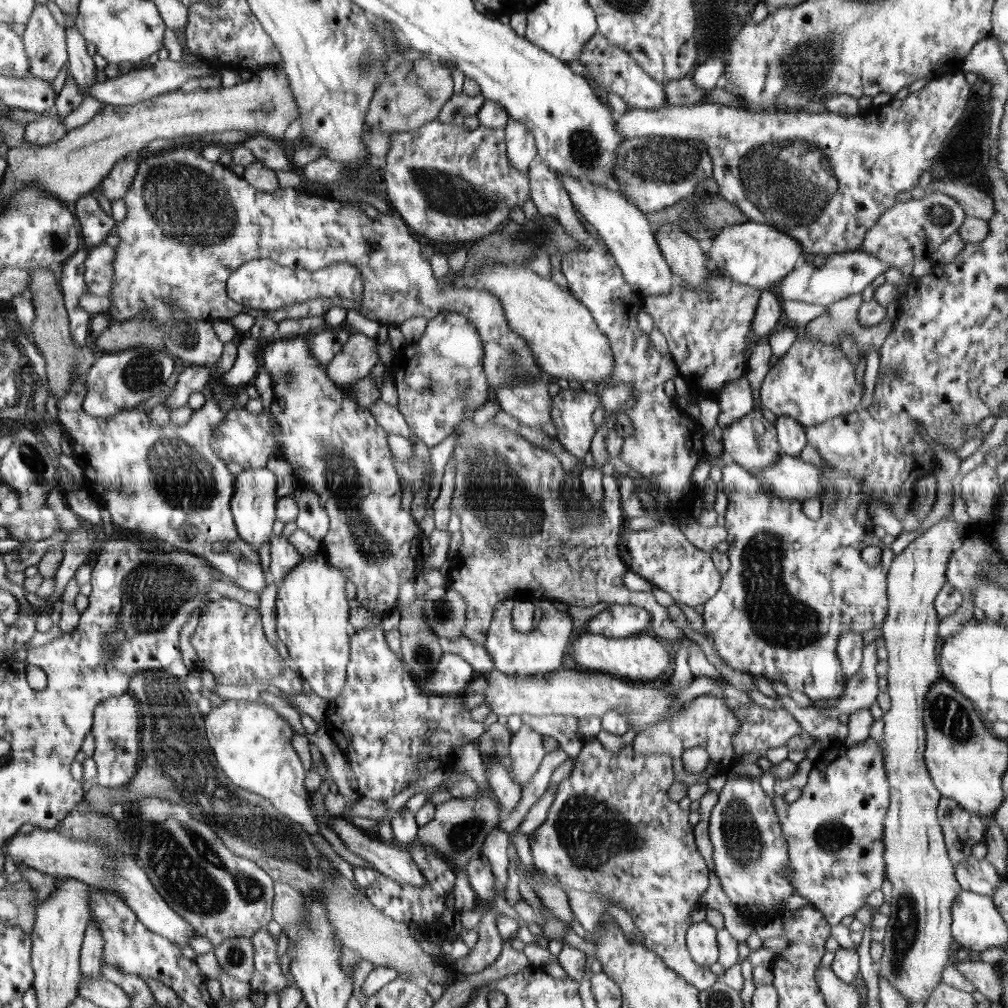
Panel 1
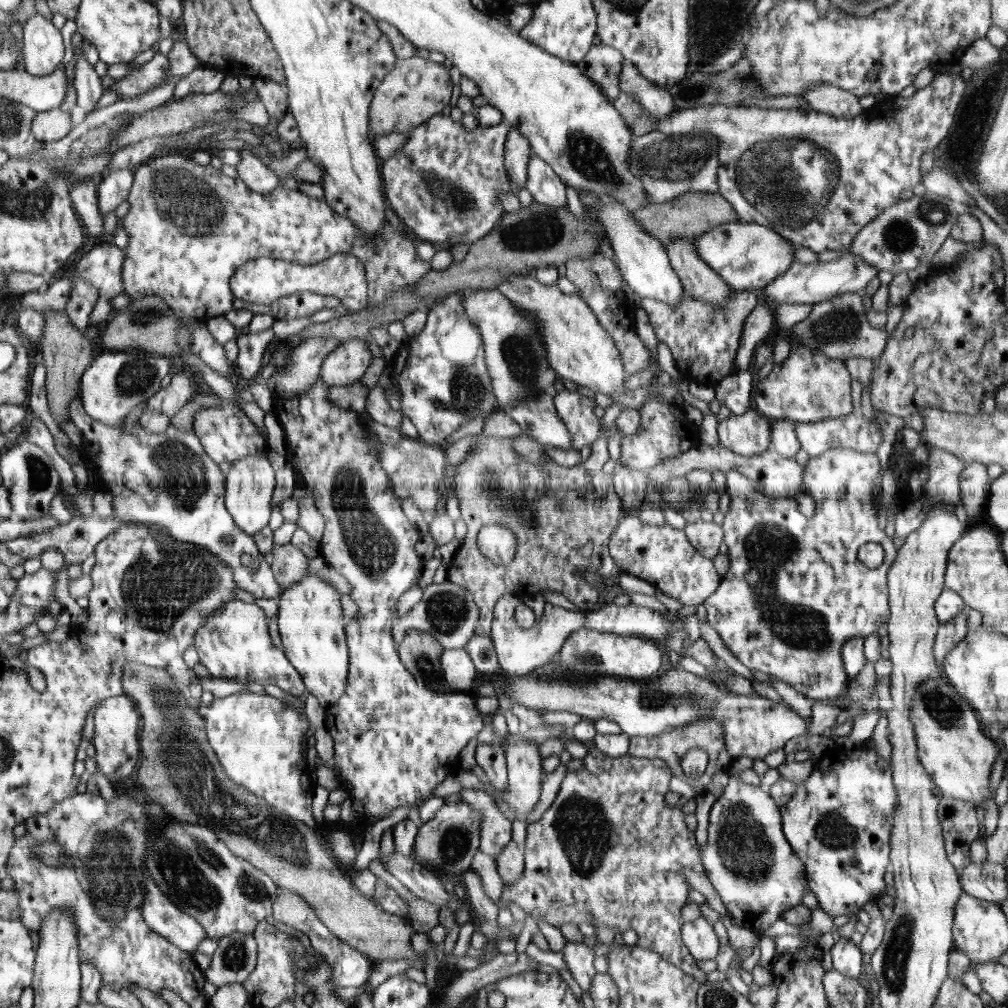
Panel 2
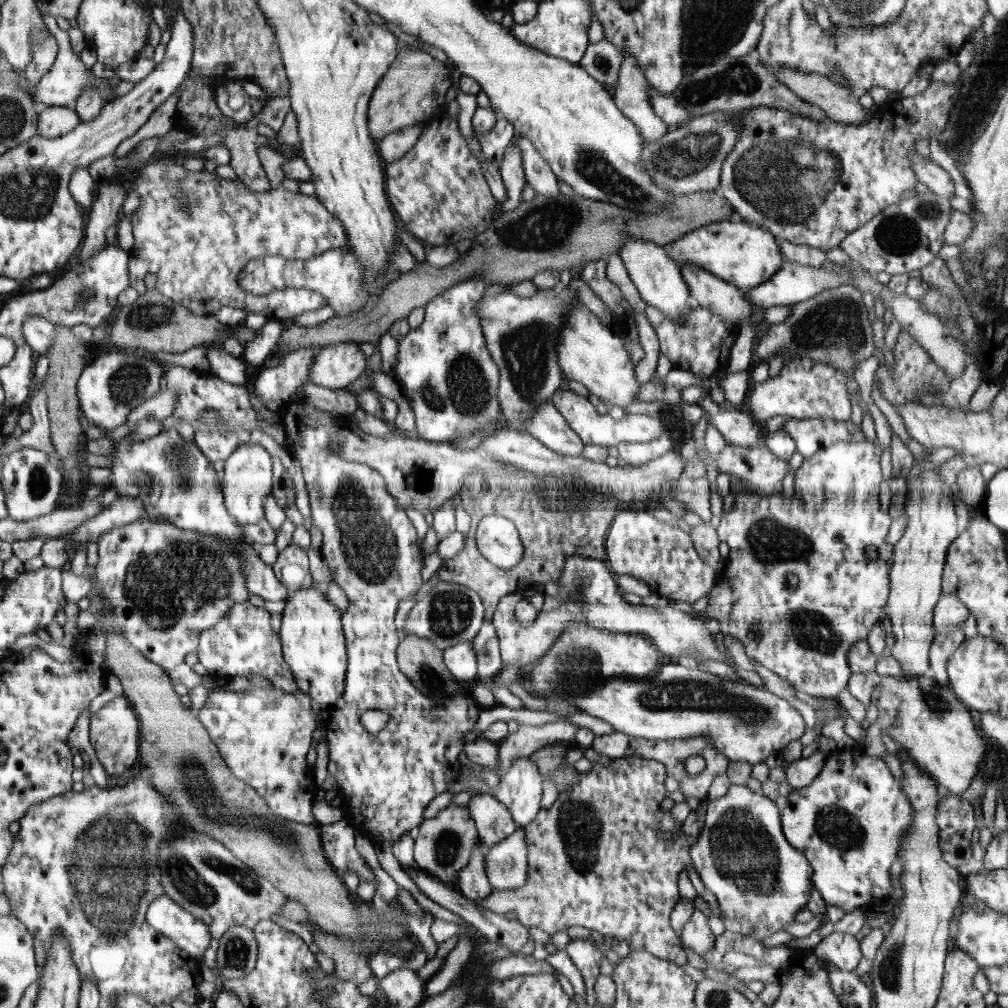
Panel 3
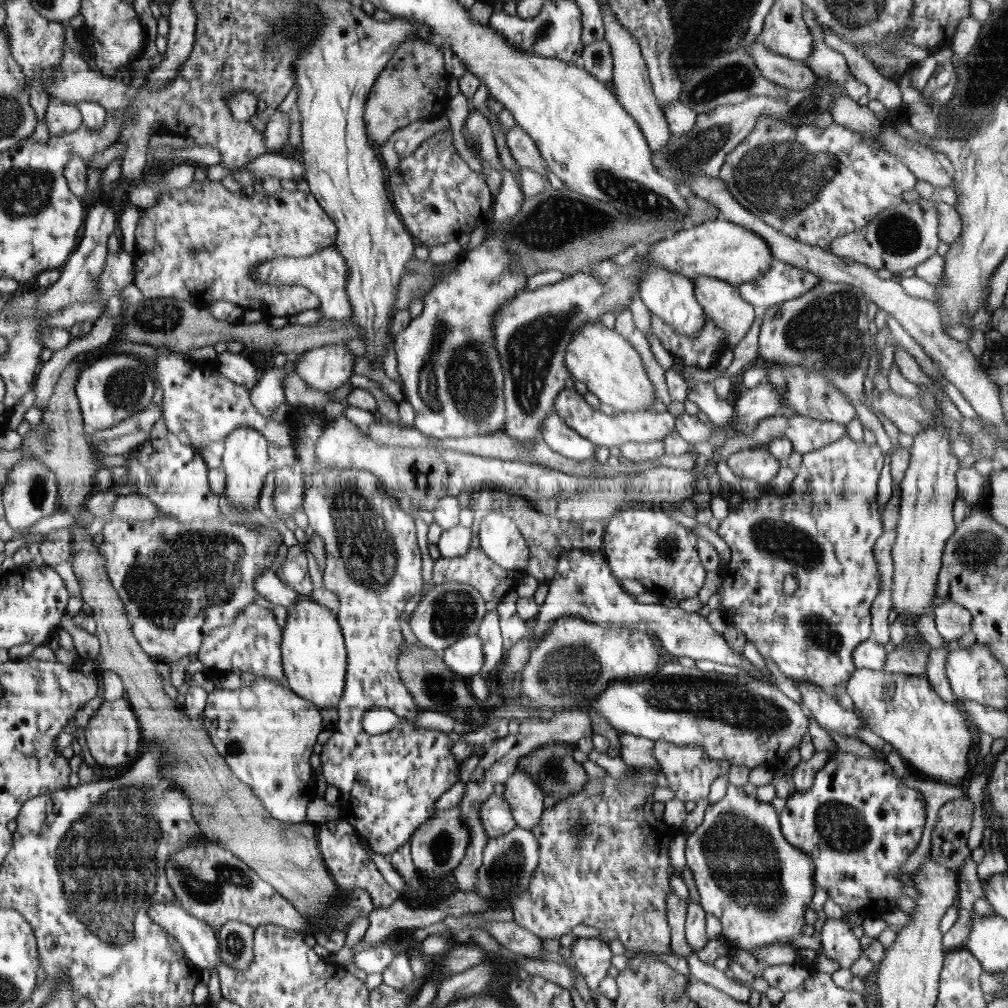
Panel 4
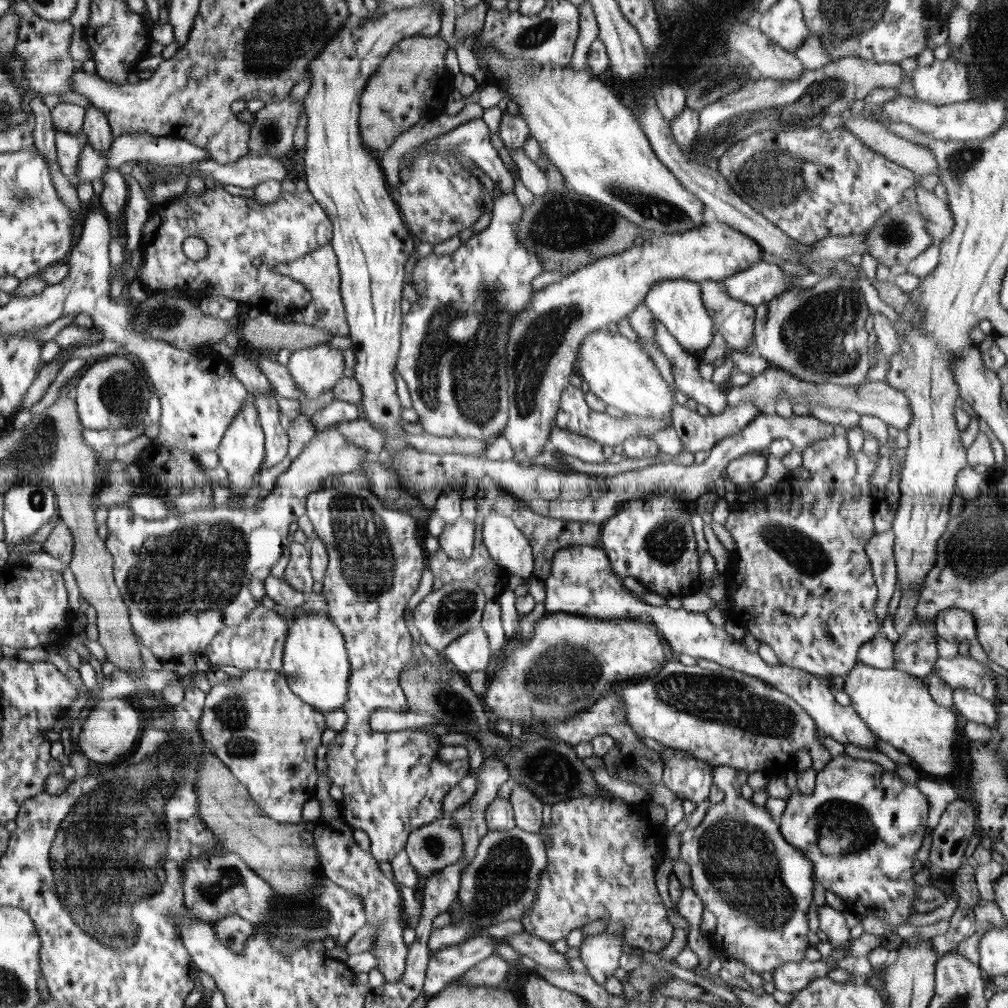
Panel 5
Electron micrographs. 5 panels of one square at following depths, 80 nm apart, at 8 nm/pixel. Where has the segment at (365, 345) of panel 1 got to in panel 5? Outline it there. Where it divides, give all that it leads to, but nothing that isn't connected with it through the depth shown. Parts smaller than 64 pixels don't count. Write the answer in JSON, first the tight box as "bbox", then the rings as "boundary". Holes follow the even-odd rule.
{"bbox":[287,345,344,398],"boundary":[[[328,345],[304,346],[294,351],[287,364],[297,388],[308,398],[330,390],[344,374],[342,352]]]}

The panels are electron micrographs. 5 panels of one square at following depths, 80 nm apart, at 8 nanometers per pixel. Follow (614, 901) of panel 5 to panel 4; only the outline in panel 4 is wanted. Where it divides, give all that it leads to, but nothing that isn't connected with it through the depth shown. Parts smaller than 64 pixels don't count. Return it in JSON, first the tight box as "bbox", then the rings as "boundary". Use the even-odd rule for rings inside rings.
{"bbox":[509,766,682,954],"boundary":[[[634,766],[634,768],[640,773],[635,784],[624,783],[623,781],[614,779],[610,777],[608,773],[604,776],[603,780],[600,778],[589,780],[588,784],[578,794],[562,798],[556,801],[552,808],[545,809],[540,822],[538,822],[534,828],[531,828],[532,834],[539,844],[539,865],[533,872],[528,891],[518,898],[515,898],[511,902],[511,906],[509,906],[509,908],[513,910],[514,920],[522,926],[522,928],[533,932],[541,939],[560,939],[561,936],[568,934],[572,928],[576,928],[576,926],[580,926],[580,924],[596,927],[600,931],[611,928],[616,930],[618,940],[621,940],[622,944],[624,944],[628,950],[634,952],[673,954],[670,949],[670,926],[666,918],[666,895],[672,894],[671,882],[675,876],[674,871],[676,869],[674,869],[672,863],[670,863],[668,848],[670,848],[670,842],[674,840],[674,836],[682,832],[682,830],[680,826],[670,825],[663,820],[656,820],[654,815],[652,815],[652,805],[655,801],[652,799],[650,784],[657,785],[657,772],[660,770],[660,766]]]}

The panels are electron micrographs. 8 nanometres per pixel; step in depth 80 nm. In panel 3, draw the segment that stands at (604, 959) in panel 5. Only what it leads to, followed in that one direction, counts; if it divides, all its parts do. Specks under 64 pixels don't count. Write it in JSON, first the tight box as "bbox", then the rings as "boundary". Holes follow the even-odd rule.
{"bbox":[566,938,605,1005],"boundary":[[[590,938],[587,940],[571,940],[566,951],[583,976],[588,1005],[596,1005],[595,984],[601,975],[600,963],[605,956],[604,952]]]}

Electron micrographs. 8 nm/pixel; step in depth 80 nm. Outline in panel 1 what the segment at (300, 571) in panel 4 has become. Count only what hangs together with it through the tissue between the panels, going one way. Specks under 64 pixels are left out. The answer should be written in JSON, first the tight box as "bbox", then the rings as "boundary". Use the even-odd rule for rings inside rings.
{"bbox":[270,535,301,590],"boundary":[[[281,535],[270,538],[270,572],[274,576],[277,590],[283,585],[284,579],[290,574],[292,568],[301,563],[301,554],[290,544],[290,541]]]}

